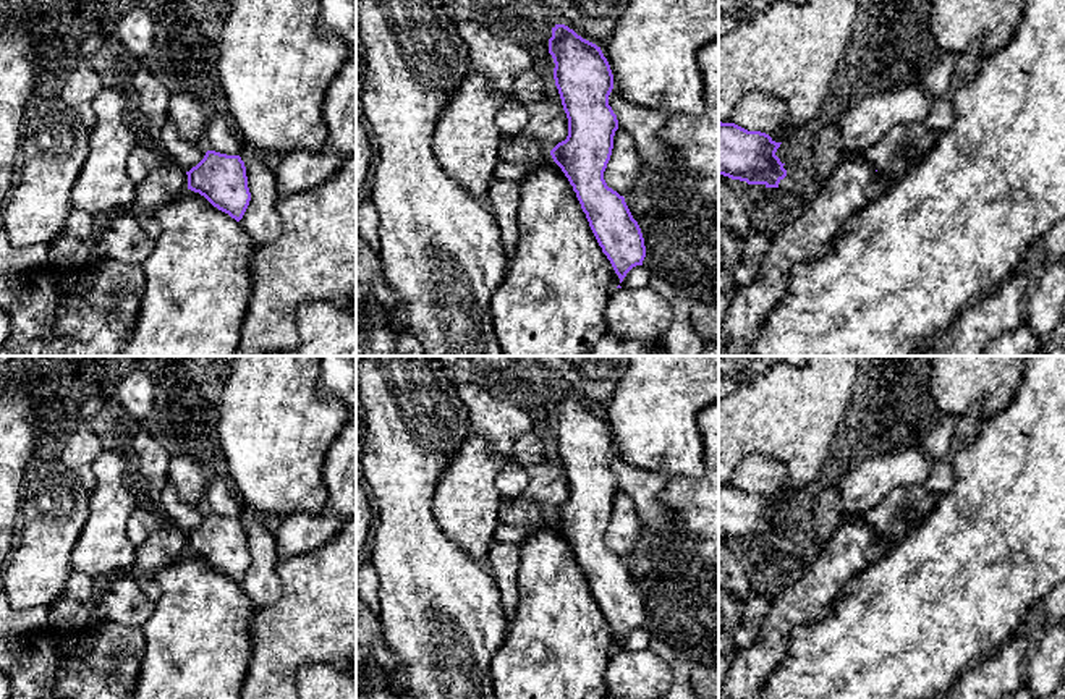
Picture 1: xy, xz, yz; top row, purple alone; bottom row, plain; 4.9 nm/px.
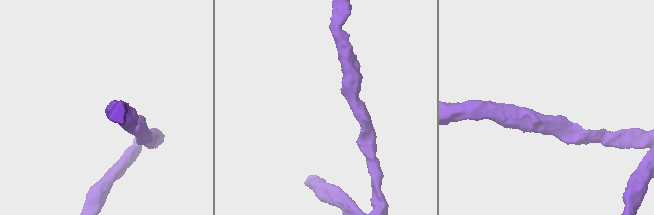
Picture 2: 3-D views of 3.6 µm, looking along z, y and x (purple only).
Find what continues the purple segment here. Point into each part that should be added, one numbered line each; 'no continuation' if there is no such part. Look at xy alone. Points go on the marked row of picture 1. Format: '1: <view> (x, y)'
no continuation

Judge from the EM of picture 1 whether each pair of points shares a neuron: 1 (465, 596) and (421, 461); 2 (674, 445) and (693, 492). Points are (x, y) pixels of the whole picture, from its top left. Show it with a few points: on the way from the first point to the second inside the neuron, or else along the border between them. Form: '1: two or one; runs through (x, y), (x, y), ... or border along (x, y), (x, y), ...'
1: one; runs through (431, 562), (418, 549), (418, 495)
2: two; border along (701, 474), (695, 478), (667, 478)

